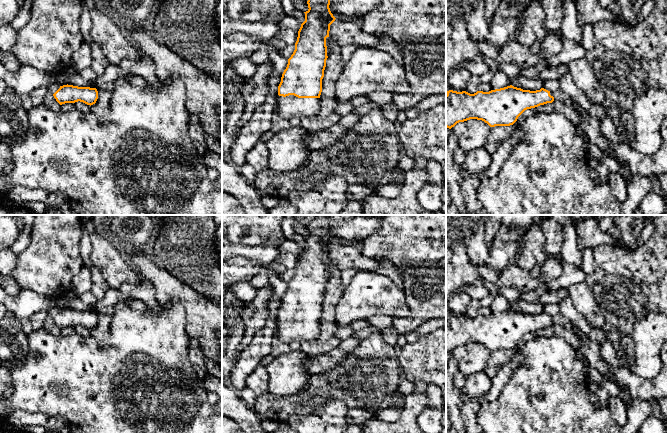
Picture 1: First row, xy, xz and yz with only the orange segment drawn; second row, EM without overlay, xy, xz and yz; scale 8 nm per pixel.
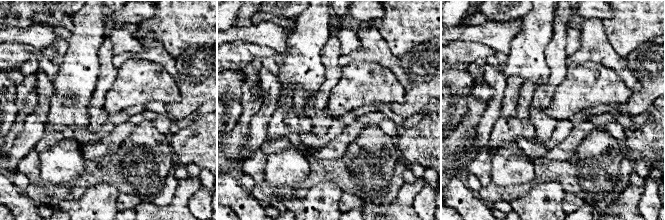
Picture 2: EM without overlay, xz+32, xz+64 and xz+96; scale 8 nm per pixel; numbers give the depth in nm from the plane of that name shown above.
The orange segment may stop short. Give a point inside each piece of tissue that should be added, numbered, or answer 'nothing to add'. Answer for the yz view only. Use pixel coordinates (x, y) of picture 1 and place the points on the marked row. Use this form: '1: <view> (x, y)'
1: yz (558, 95)

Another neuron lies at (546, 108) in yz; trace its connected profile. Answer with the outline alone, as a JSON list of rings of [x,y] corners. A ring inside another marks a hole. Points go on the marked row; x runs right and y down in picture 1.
[[[547,103],[536,107],[536,111],[537,113],[540,113],[540,114],[551,113],[554,111],[554,107],[552,103]]]

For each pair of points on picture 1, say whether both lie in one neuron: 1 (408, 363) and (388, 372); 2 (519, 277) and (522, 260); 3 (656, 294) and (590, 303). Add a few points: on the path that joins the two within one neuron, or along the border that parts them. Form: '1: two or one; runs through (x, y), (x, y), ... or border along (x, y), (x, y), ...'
1: two; border along (398, 349), (398, 363), (403, 376)
2: two; border along (515, 261), (529, 271)
3: two; border along (585, 281), (594, 294), (605, 324)

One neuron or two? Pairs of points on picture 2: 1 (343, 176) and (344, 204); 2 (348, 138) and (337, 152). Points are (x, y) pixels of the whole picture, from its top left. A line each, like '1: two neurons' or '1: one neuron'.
1: two neurons
2: one neuron

